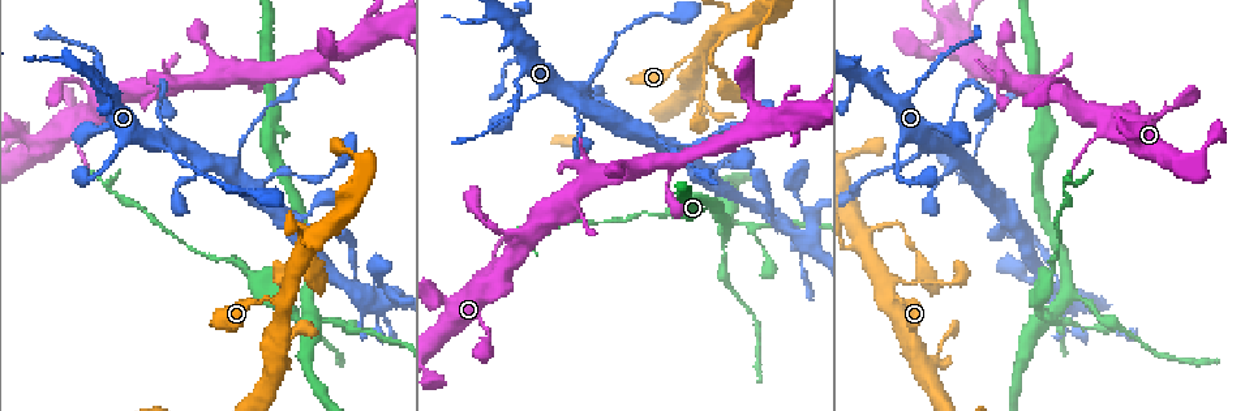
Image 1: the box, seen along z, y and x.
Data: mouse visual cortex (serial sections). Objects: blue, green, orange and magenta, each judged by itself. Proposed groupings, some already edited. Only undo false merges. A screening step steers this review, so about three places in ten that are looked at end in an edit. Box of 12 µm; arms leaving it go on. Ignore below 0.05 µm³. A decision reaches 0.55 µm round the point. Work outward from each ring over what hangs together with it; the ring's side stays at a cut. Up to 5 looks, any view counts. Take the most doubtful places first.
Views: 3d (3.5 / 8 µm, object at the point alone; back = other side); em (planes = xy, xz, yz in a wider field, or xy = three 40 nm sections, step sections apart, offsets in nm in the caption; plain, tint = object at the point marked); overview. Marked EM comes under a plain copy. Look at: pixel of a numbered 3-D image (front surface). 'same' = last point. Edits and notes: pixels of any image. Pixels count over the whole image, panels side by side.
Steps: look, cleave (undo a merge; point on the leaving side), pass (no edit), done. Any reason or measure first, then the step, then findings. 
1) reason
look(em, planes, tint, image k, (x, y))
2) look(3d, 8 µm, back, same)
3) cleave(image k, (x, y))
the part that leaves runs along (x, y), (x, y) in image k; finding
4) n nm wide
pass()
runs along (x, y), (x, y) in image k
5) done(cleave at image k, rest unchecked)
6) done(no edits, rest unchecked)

look(3d, 8 µm, image 1, (1048, 311))

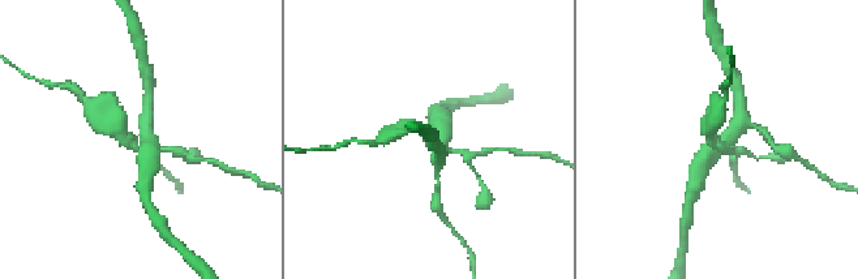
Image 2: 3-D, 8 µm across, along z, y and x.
look(3d, 3.5 µm, image 2, (728, 144))

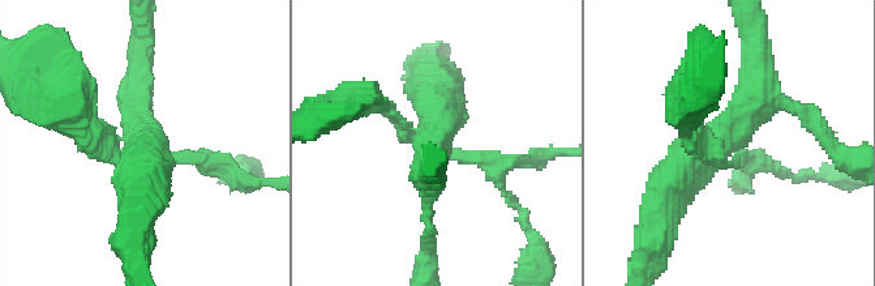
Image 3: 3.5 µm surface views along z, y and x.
cleave(image 3, (91, 124))
the part that leaves runs along (121, 140), (97, 136), (33, 84) in image 3; a second cell is stuck on

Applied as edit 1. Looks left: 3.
narrows sharply
look(3d, 8 µm, image 1, (790, 106))

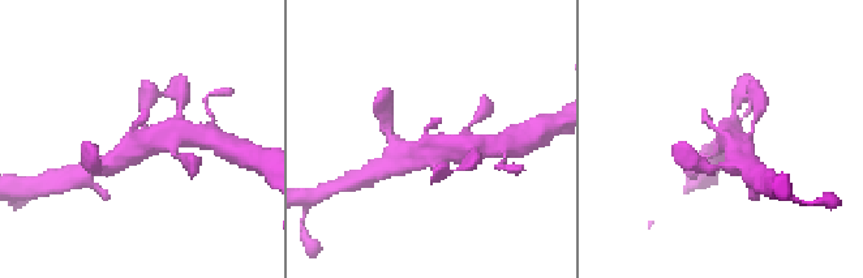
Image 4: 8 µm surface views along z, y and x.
look(em, planes, tint, image 4, (432, 144))

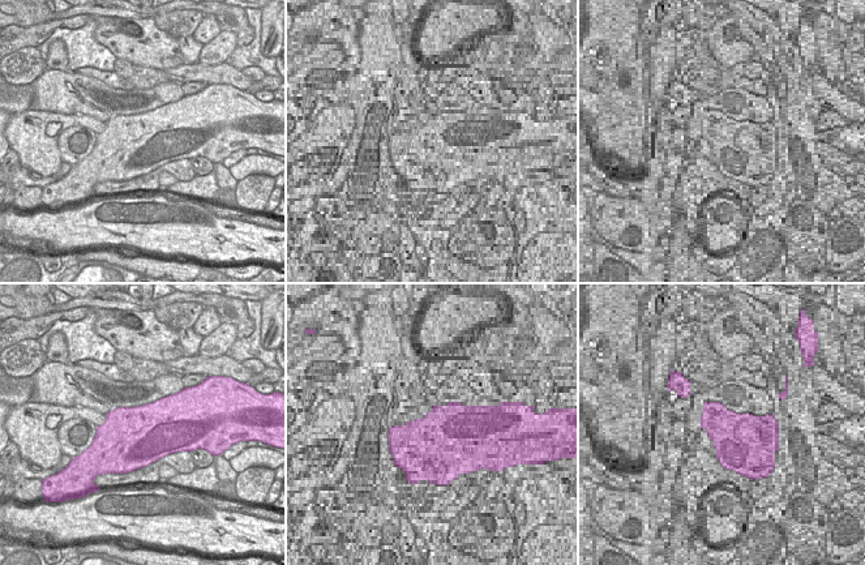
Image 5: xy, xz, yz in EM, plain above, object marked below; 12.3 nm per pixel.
750 nm wide
pass()
runs along (111, 163), (159, 137), (174, 142) in image 4; continuous, no second cell

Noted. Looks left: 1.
done(cleave at image 3, rest unchecked)

